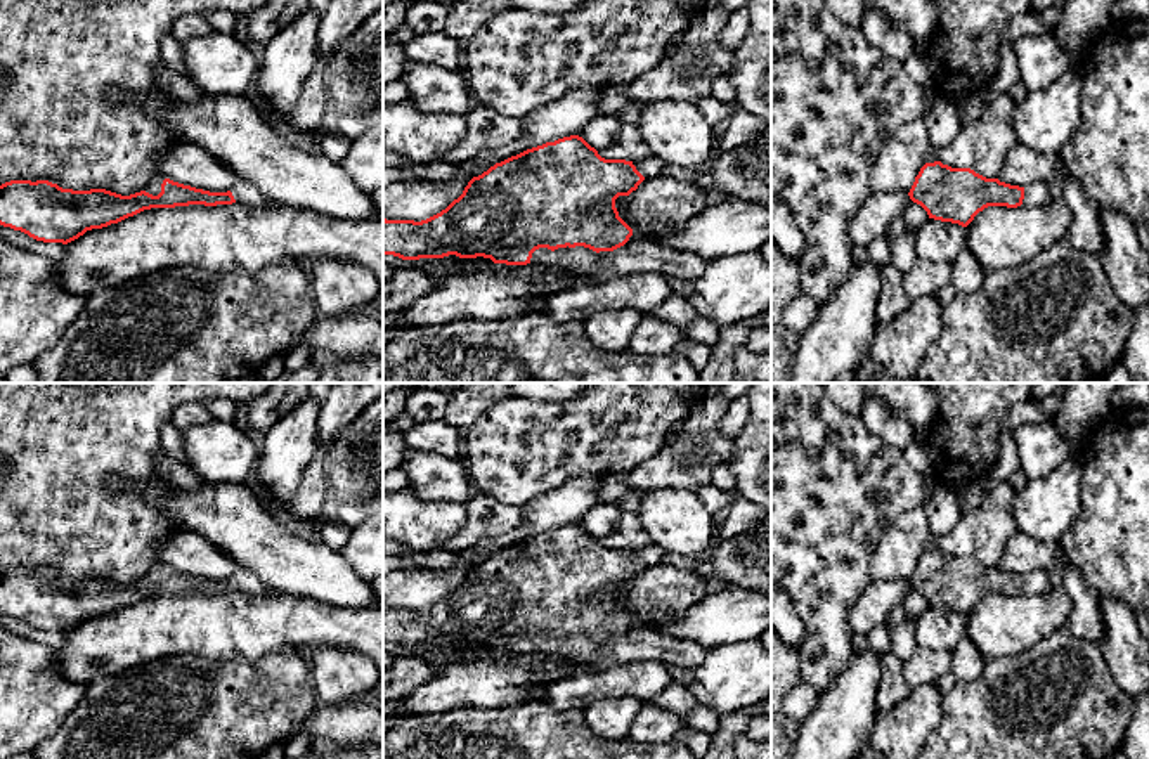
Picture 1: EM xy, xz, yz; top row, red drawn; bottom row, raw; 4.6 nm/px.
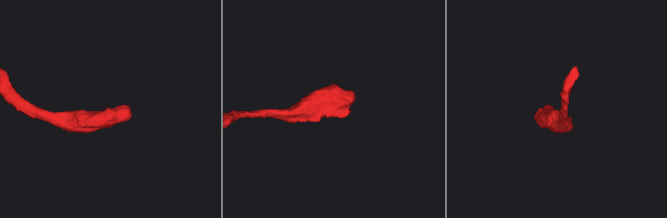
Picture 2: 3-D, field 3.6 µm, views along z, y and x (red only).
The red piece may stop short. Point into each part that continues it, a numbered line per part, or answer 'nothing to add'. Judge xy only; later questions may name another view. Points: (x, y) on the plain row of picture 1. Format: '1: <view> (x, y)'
1: xy (153, 574)

